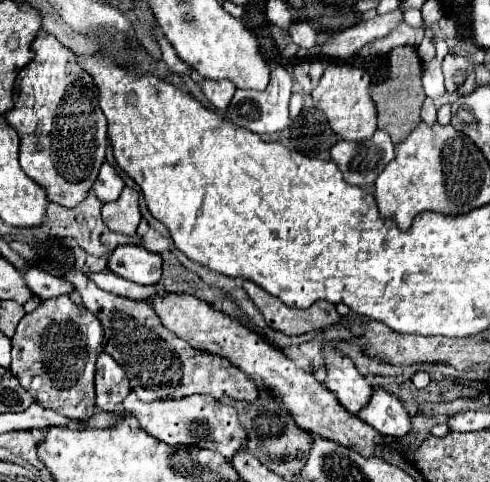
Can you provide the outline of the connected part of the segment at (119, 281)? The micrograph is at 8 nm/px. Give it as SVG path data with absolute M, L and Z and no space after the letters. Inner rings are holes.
M101 271L101 273L87 273L87 277L101 289L113 293L113 295L121 295L121 297L129 297L135 301L145 301L151 295L161 293L155 285L135 285L111 271Z

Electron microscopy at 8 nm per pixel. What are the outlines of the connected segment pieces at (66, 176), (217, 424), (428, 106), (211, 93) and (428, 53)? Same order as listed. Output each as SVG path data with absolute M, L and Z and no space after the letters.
M39 33L39 37L33 41L35 57L19 71L15 81L15 95L13 95L13 109L5 113L7 123L19 133L21 147L19 147L19 161L21 169L45 189L47 199L51 203L63 205L67 209L79 205L89 189L93 187L97 173L105 161L105 149L107 149L107 119L97 107L97 91L89 75L79 67L75 53L61 45L53 35Z
M135 391L123 401L123 409L139 419L141 427L167 445L197 445L199 449L213 449L231 459L239 449L247 447L247 433L239 423L235 405L215 401L207 395L191 395L171 401L143 403L135 397Z
M425 99L423 109L421 109L421 117L427 125L435 125L437 123L437 107L433 103L433 99Z
M205 81L201 87L203 87L203 93L209 99L209 103L223 111L231 103L231 97L237 89L235 83L231 83L231 81Z
M427 34L417 47L419 57L422 61L432 61L435 57L436 50L432 43L432 38L431 34Z

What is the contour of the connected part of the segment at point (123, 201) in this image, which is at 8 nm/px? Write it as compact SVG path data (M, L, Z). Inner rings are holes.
M125 187L117 201L103 205L103 221L111 231L123 235L135 235L137 225L141 221L137 197L139 195L135 189Z

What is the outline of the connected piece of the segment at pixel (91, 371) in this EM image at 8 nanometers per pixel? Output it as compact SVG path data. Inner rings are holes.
M63 295L47 299L33 313L27 313L11 343L13 361L9 371L39 405L63 413L65 417L87 421L89 411L95 407L95 361L97 355L103 353L101 321Z

